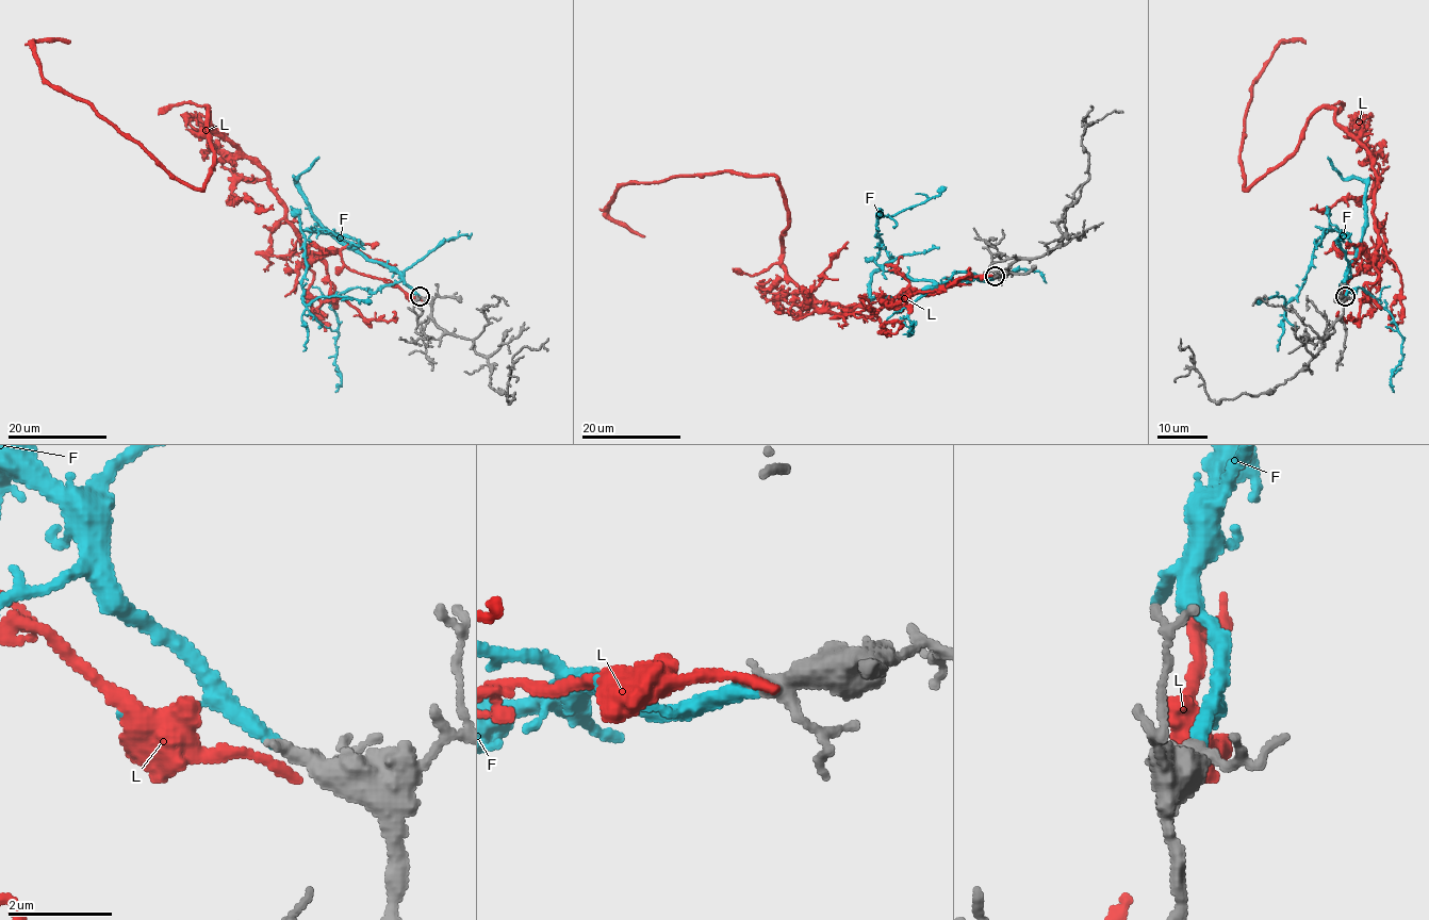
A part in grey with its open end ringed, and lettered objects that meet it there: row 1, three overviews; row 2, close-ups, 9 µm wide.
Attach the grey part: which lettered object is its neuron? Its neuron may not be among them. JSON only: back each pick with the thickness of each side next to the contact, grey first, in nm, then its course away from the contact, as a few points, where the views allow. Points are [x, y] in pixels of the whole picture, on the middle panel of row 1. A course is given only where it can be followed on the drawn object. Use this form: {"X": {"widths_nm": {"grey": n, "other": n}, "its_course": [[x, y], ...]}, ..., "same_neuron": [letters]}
{"F": {"widths_nm": {"grey": 280, "other": 280}, "its_course": [[995, 277], [974, 276], [933, 289], [932, 281], [885, 272], [875, 261], [876, 220], [921, 203], [945, 186]]}, "same_neuron": ["F"]}

